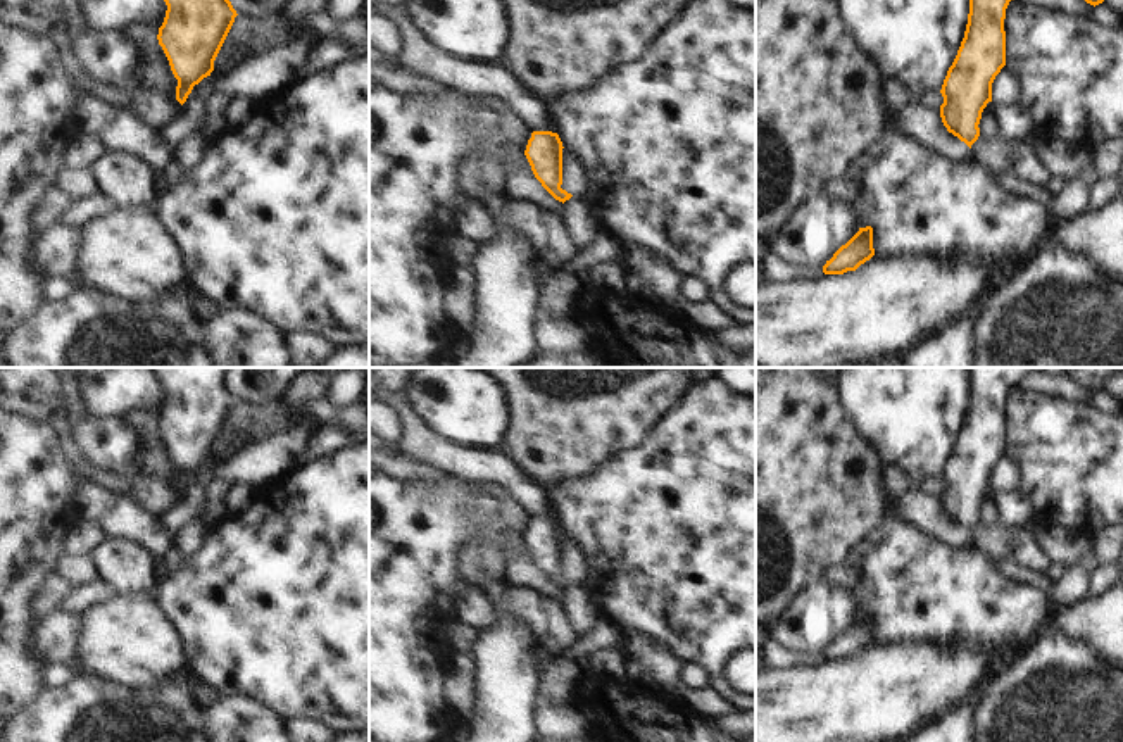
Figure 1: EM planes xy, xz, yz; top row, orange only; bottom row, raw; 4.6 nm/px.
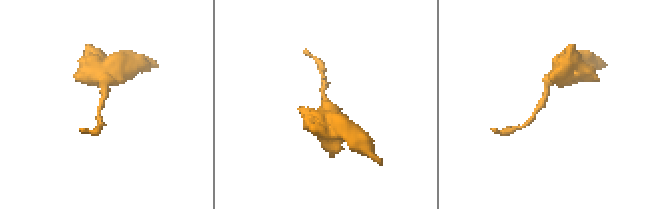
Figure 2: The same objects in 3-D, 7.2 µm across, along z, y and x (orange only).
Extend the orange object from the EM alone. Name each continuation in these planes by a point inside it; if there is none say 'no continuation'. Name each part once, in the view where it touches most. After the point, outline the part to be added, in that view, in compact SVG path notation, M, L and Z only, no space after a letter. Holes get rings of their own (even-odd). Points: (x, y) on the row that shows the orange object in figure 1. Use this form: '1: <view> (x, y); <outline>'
no continuation

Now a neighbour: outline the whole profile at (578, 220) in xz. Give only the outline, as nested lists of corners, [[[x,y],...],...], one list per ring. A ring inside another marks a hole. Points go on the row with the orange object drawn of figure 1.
[[[571,197],[564,202],[562,223],[573,236],[578,250],[590,245],[599,228],[599,223],[583,197]]]

